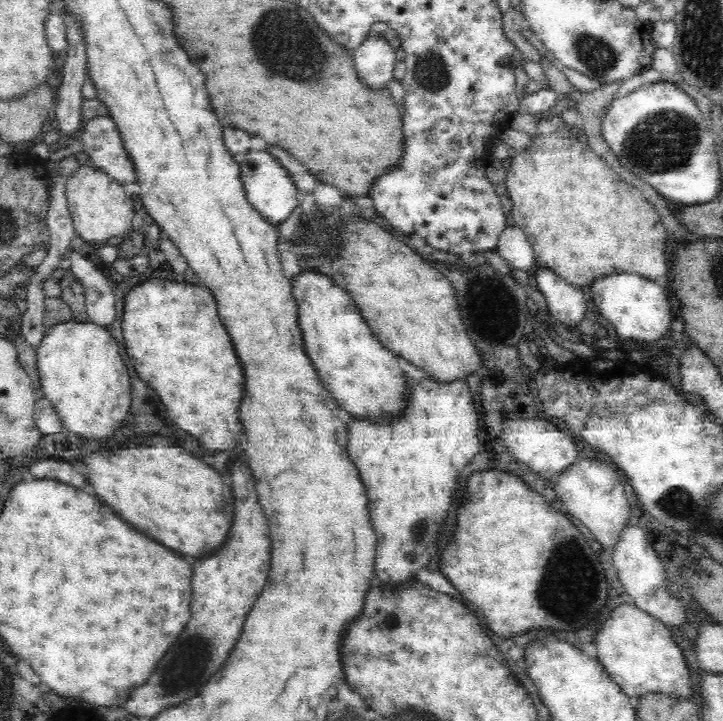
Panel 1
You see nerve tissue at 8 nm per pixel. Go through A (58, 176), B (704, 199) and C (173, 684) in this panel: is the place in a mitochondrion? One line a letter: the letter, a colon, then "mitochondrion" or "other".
A: other
B: other
C: other

